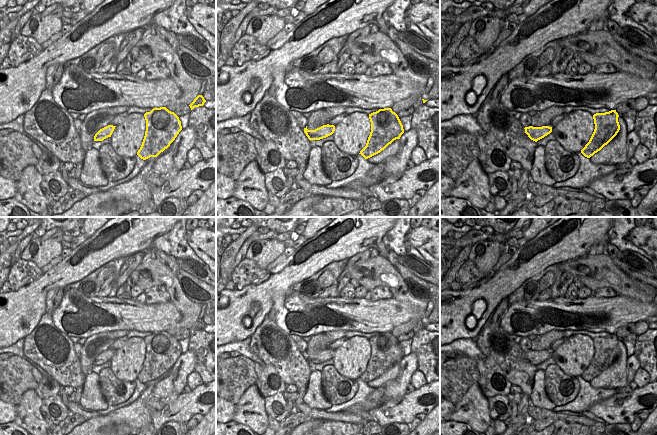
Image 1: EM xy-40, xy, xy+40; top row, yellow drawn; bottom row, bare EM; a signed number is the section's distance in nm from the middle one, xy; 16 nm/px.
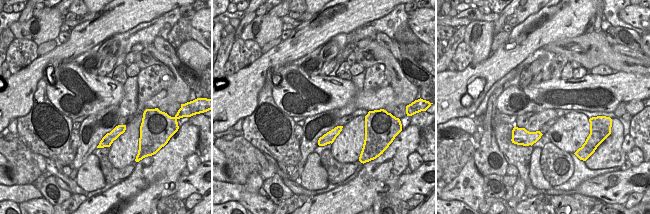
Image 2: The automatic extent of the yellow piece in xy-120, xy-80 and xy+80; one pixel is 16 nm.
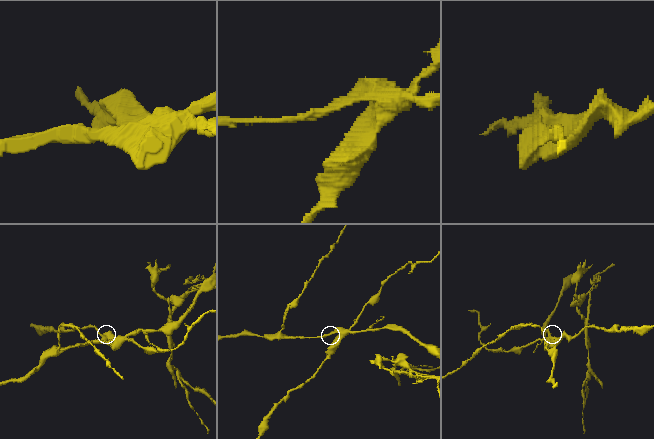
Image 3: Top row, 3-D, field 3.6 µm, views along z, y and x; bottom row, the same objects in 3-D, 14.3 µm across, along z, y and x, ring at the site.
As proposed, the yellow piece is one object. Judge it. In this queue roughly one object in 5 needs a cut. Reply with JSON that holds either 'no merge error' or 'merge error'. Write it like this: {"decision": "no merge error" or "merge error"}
{"decision": "merge error"}

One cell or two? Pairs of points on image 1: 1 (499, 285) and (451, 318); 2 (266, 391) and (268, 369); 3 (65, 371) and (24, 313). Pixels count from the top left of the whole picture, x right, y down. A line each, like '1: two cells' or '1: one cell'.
1: one cell
2: one cell
3: two cells

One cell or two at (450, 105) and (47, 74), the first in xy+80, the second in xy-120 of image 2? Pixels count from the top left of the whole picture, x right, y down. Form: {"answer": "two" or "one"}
{"answer": "two"}

